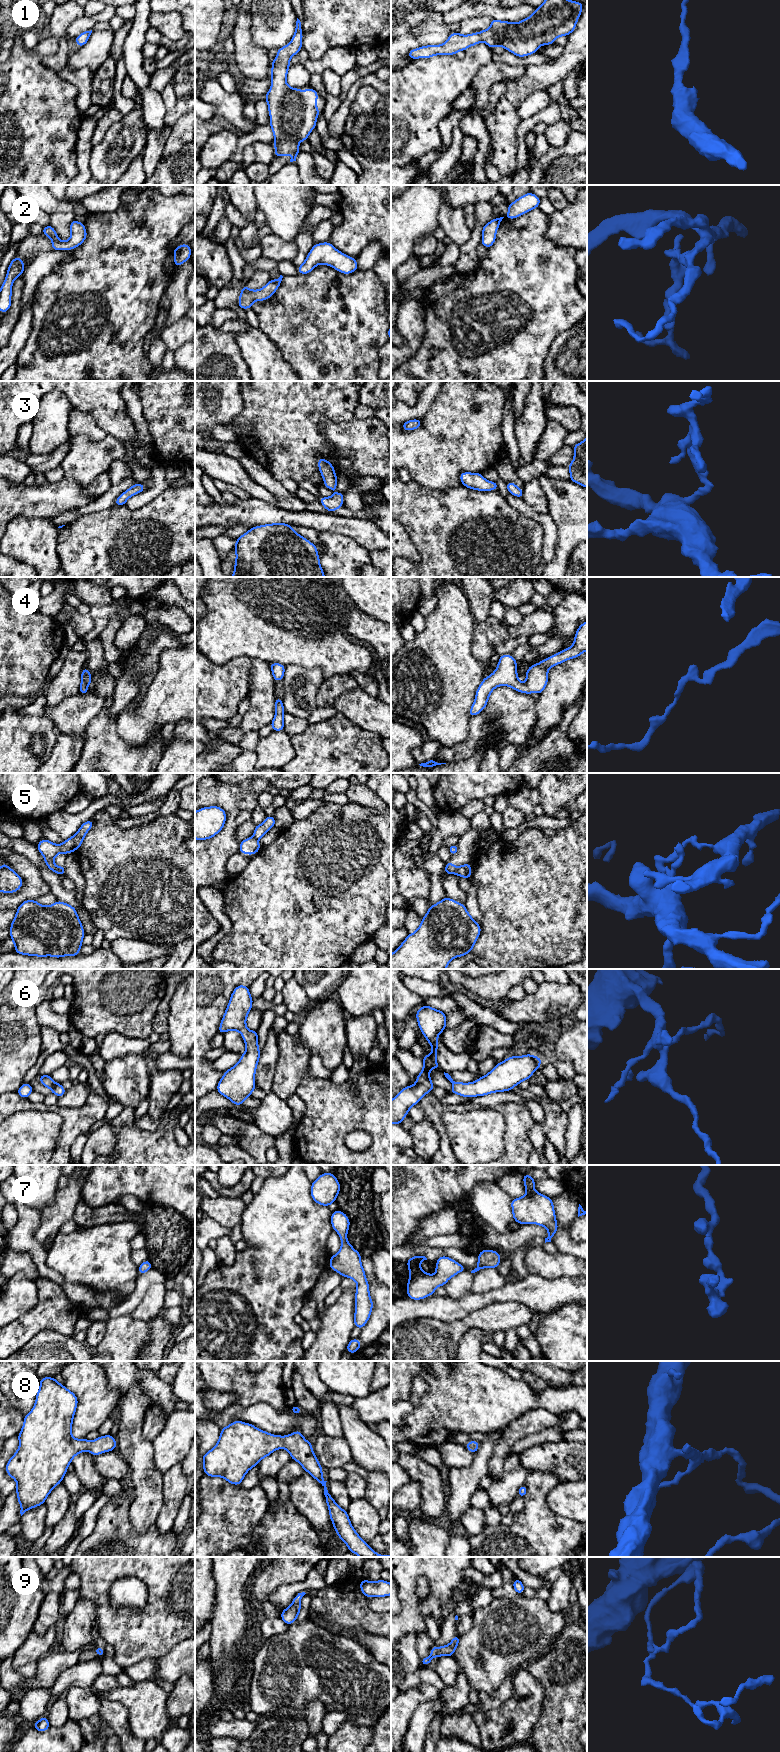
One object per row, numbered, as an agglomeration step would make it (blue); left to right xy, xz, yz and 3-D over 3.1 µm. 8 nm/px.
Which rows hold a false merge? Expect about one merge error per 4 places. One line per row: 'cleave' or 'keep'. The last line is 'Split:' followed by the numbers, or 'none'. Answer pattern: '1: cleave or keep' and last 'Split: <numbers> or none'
1: keep
2: keep
3: keep
4: keep
5: cleave
6: keep
7: keep
8: keep
9: keep
Split: 5

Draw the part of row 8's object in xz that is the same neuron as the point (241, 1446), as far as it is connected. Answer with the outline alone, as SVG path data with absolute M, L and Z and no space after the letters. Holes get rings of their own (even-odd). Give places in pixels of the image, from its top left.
M236 1420L221 1428L217 1444L202 1455L204 1473L211 1477L222 1477L233 1485L240 1485L247 1472L272 1452L285 1448L291 1459L301 1464L324 1487L324 1495L329 1516L338 1537L343 1540L348 1551L359 1557L391 1557L379 1555L353 1528L346 1510L337 1505L328 1493L323 1479L323 1468L300 1430L286 1436L273 1435L252 1424Z

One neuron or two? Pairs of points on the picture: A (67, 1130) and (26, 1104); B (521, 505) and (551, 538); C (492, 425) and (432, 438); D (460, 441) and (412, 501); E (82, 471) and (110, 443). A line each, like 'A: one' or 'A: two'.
A: one
B: one
C: one
D: two
E: one

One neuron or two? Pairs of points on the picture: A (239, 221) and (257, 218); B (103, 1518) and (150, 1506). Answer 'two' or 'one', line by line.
A: one
B: two

